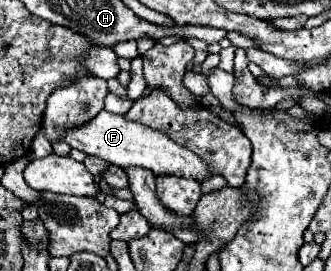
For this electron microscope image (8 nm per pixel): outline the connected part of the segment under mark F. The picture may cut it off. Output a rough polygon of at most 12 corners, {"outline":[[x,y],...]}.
{"outline":[[100,111],[64,141],[118,167],[200,183],[210,167],[156,129]]}

